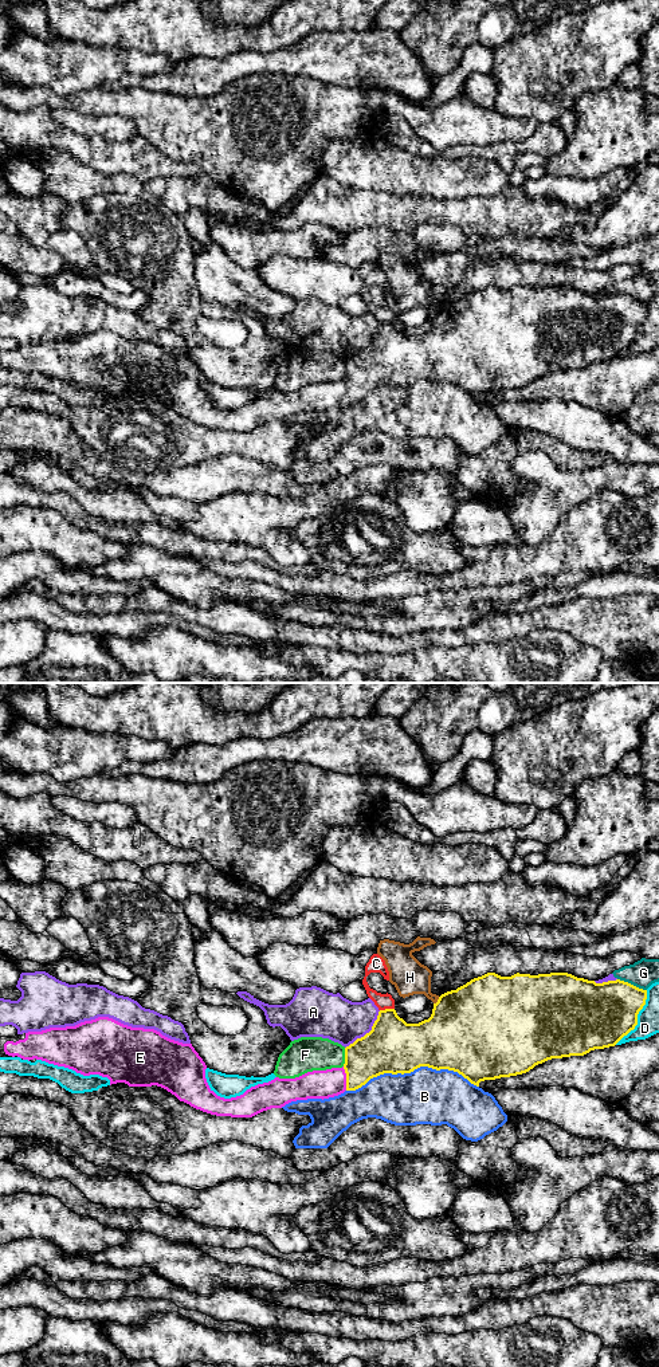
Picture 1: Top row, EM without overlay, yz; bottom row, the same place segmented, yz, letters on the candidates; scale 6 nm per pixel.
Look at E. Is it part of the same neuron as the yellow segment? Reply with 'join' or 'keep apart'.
join

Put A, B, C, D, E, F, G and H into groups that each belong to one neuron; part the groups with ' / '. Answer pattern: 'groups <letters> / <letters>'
groups A G / B / C / D / E / F / H

